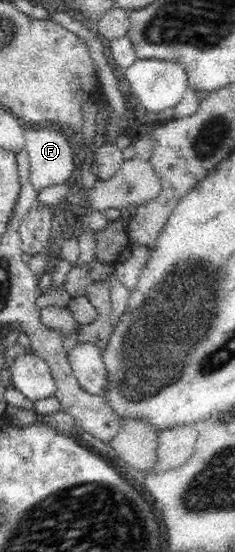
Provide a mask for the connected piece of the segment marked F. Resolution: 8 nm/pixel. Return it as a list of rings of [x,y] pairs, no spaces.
[[[24,126],[24,149],[27,151],[30,173],[29,183],[37,194],[46,188],[53,188],[55,185],[64,183],[73,172],[75,162],[73,161],[73,150],[68,134],[53,126]]]

